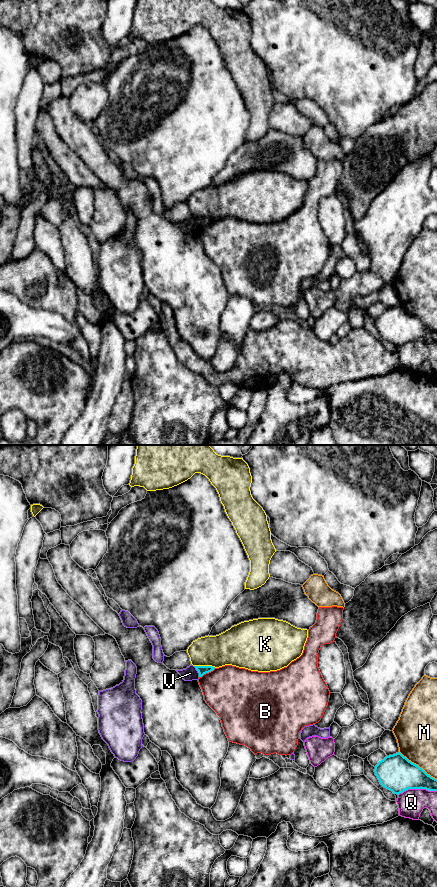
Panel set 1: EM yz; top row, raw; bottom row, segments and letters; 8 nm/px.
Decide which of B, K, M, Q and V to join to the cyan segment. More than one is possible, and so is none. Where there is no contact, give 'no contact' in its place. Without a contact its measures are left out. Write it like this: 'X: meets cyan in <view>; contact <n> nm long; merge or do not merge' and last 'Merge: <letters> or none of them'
B: meets cyan in yz; contact 150 nm long; do not merge
K: meets cyan in yz; contact 170 nm long; do not merge
M: meets cyan in yz; contact 380 nm long; do not merge
Q: meets cyan in yz; contact 320 nm long; do not merge
V: meets cyan in yz; contact 100 nm long; do not merge
Merge: none of them

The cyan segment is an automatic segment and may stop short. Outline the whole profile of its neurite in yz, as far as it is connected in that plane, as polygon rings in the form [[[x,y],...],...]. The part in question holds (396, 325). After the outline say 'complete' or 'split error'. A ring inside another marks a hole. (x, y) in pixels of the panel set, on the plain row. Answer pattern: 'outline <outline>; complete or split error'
outline [[[400,304],[379,313],[374,324],[380,336],[397,347],[408,341],[437,343],[437,331],[428,327]]]; complete

